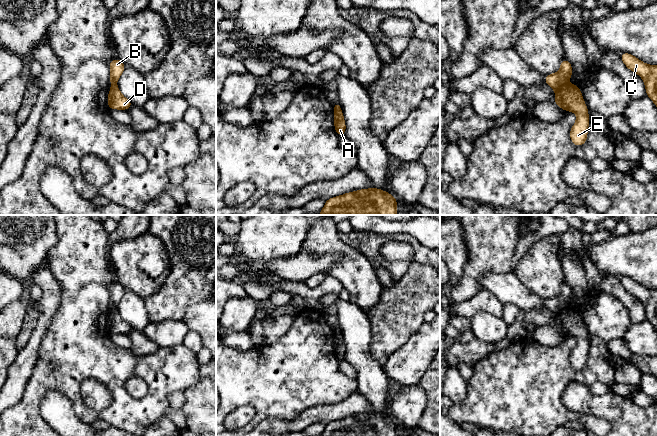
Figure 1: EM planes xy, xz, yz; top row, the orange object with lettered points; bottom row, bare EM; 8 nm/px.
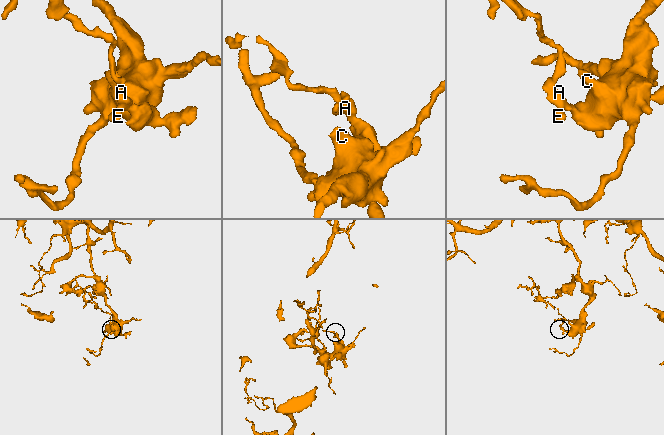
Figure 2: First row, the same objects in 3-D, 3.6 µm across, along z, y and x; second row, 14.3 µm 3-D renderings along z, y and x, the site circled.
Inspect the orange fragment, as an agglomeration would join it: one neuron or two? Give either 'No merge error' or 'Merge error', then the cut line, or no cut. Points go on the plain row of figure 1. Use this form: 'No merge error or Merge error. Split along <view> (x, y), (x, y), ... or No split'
Merge error. Split along yz (563, 308), (556, 315)

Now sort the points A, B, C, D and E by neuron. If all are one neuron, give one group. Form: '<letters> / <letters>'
A C D E / B

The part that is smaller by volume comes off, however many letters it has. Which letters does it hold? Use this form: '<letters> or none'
B

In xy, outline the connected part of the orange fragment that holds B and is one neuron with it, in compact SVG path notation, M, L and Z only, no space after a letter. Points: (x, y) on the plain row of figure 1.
M120 283L111 284L109 287L110 292L110 308L111 310L116 309L118 303L125 294L125 288Z

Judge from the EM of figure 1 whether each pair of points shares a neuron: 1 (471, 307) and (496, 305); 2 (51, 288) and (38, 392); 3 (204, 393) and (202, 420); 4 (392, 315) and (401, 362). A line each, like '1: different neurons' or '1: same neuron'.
1: same neuron
2: different neurons
3: same neuron
4: different neurons

